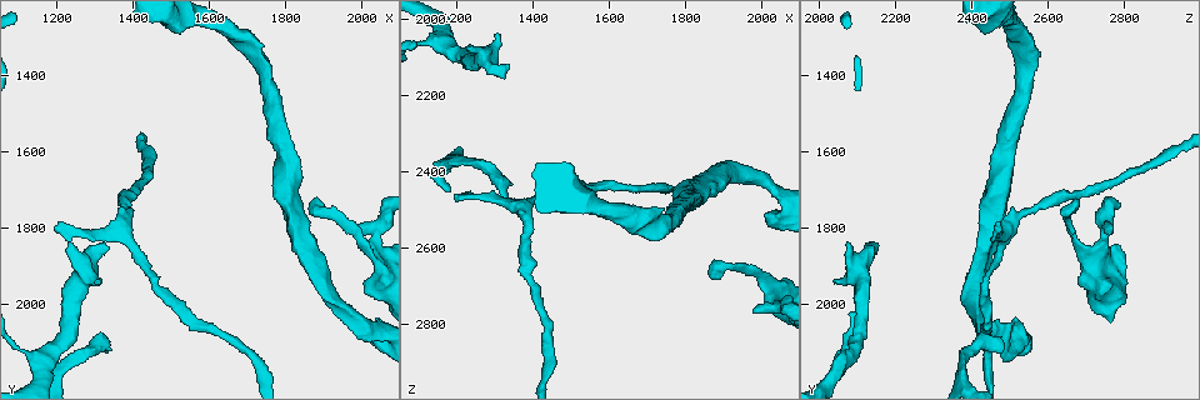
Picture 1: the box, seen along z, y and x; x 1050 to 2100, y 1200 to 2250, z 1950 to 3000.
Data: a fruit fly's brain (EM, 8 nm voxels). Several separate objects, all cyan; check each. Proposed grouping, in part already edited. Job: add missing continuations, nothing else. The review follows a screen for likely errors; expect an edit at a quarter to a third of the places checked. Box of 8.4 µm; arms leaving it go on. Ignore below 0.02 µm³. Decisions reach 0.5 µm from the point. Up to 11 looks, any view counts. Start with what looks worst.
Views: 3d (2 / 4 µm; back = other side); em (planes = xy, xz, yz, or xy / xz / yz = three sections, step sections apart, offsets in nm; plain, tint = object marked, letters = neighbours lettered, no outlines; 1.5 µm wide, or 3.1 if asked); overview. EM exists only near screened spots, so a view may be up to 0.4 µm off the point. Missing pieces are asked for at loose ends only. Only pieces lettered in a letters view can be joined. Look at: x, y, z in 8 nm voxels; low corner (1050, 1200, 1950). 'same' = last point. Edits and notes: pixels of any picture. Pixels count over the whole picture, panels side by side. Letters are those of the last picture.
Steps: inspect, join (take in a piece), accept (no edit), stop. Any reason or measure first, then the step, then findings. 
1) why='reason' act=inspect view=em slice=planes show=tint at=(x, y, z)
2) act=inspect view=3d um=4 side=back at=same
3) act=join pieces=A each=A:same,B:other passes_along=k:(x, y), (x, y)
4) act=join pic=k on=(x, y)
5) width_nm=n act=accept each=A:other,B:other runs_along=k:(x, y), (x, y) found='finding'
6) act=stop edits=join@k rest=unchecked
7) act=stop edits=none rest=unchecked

why='branch stops here' act=inspect view=3d um=4 at=(1335, 2115, 2495)

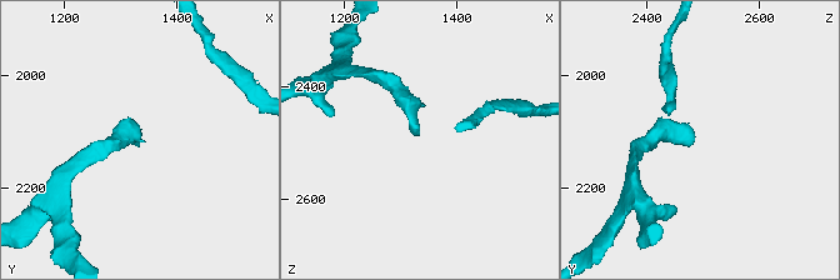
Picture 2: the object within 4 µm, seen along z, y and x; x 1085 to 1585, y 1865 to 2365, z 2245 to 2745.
act=inspect view=em slice=planes show=plain at=(1325, 2110, 2485)

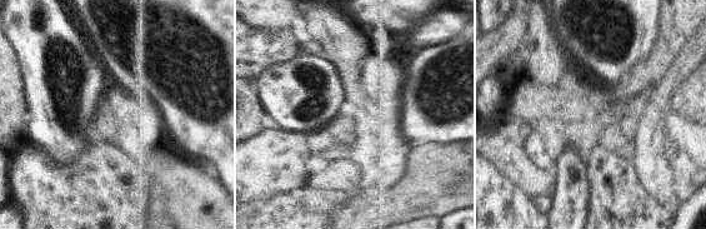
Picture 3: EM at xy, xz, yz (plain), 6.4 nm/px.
act=inspect view=em slice=planes show=letters at=same

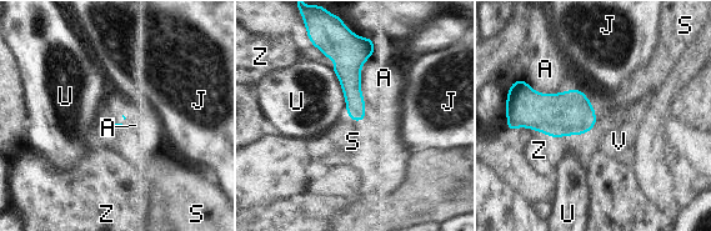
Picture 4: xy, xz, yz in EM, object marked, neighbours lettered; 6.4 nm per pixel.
longest_contact=A:460nm act=accept each=A:other,J:other,S:other,U:other,V:other,Z:other border=4:(351, 120), (361, 120), (364, 122) found='no lettered piece goes on from it'

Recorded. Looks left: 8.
why='stops while still wide' act=inspect view=3d um=2 at=(2005, 2060, 2515)

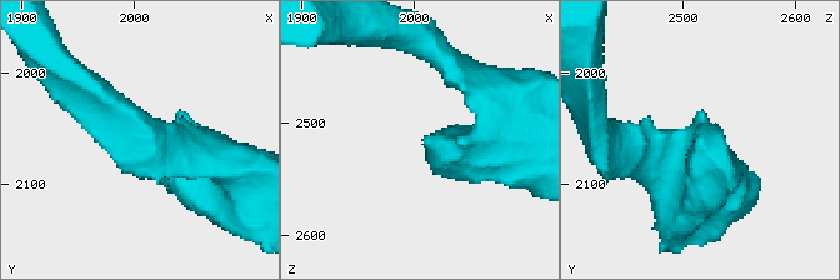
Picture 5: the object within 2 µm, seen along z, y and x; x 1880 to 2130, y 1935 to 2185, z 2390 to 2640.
why='shape alone is not enough' act=inspect view=em slice=xz step=8 show=letters at=(2008, 2062, 2510)

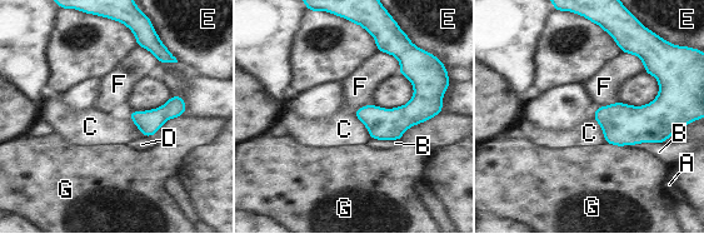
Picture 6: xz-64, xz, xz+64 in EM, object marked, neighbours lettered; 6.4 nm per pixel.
act=accept each=A:other,B:other,C:other,D:other,E:other,F:other,G:other border=6:(378, 50), (398, 60), (399, 73) found='no lettered piece goes on from it'

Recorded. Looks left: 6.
why='branch stops here' act=inspect view=em slice=planes show=letters at=(1200, 1800, 2480)

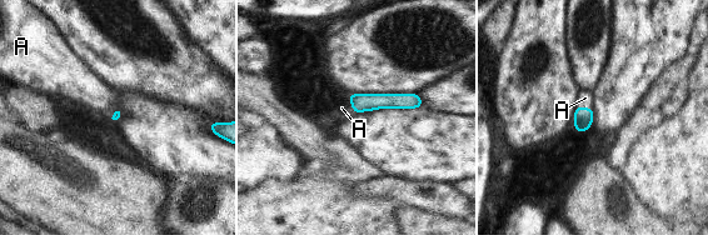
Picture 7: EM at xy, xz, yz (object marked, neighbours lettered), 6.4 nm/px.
act=join pieces=A each=A:same passes_along=7:(360, 103), (350, 104), (342, 108) found='the neuron continues'

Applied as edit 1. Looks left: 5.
why='redraw' act=inspect view=overview

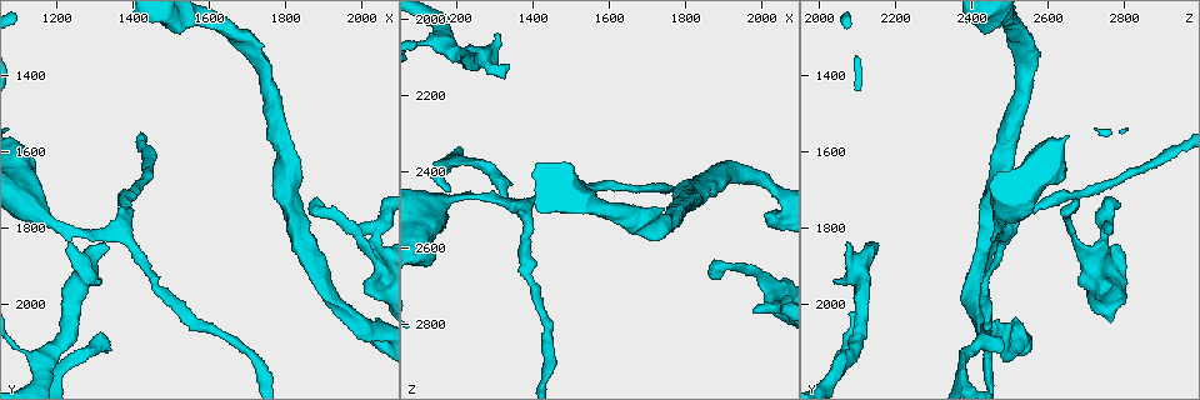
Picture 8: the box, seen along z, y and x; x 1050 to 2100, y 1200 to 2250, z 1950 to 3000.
why='an open end' act=inspect view=em slice=planes show=plain at=(1335, 1850, 2120)

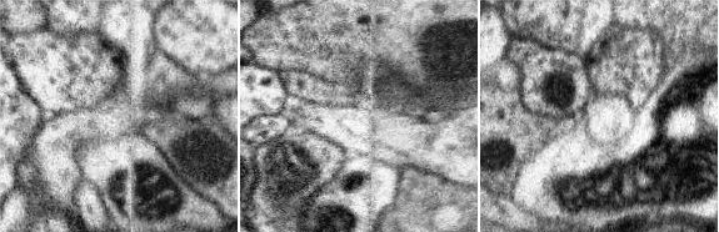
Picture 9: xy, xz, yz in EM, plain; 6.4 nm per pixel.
why='what lies round it' act=inspect view=em slice=planes show=letters at=same

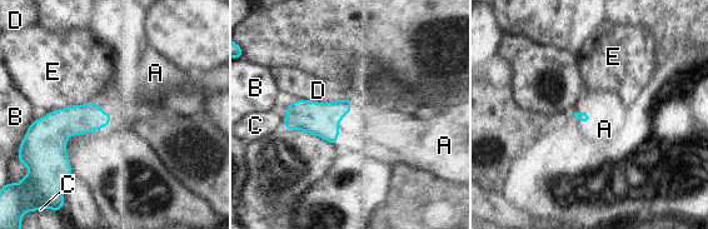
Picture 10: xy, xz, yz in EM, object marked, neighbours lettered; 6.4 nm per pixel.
longest_contact=E:320nm act=join pieces=A each=A:same,B:other,C:other,D:other,E:other found='the neuron continues'

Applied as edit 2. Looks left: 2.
act=stop edits=join@7,join@10 rest=unchecked

